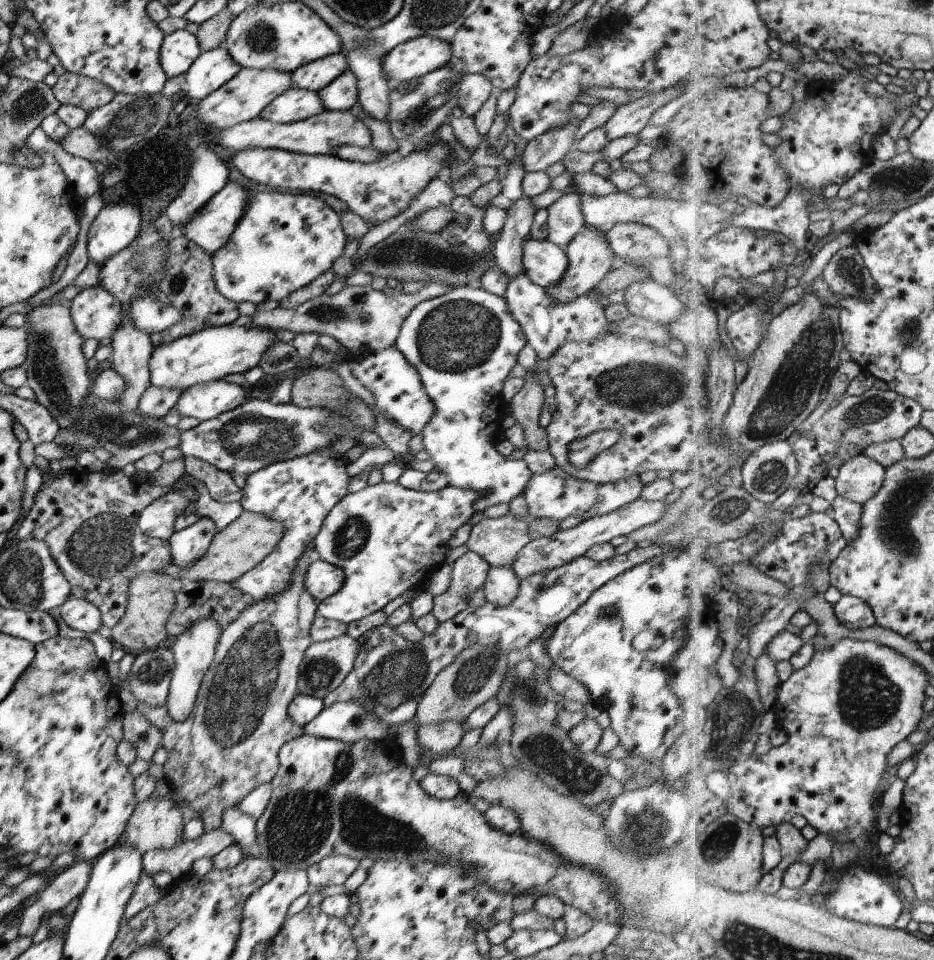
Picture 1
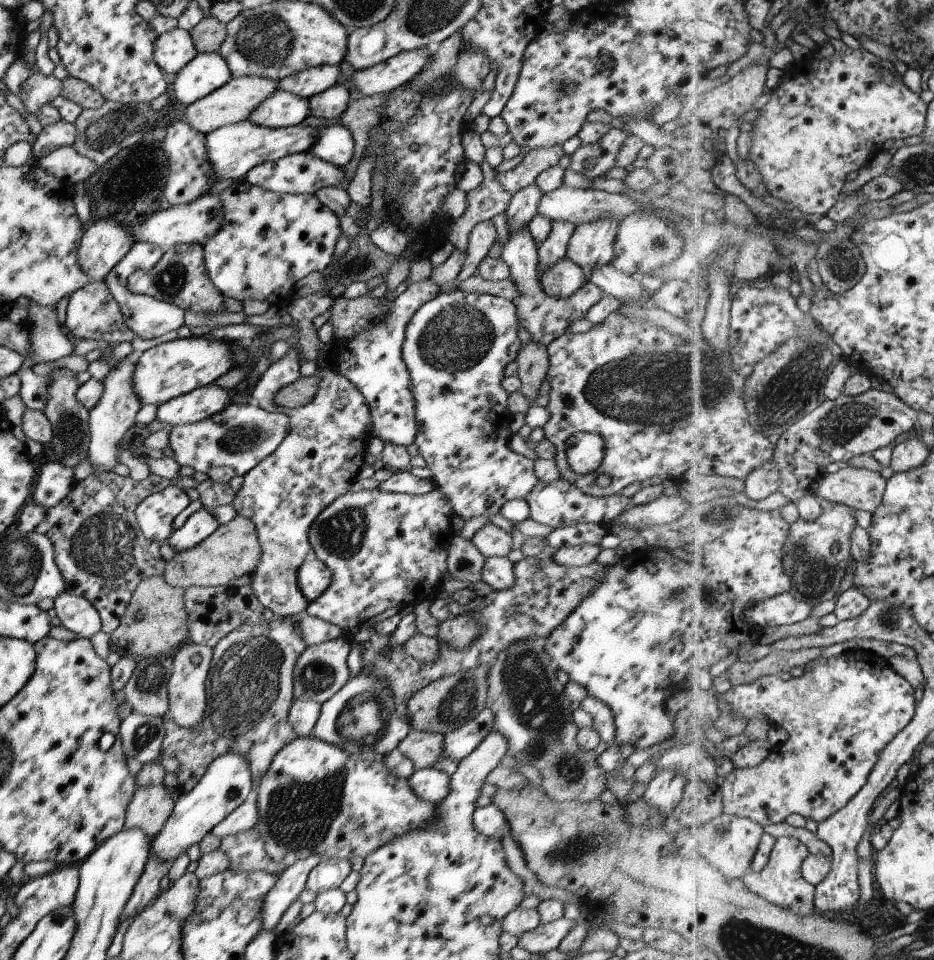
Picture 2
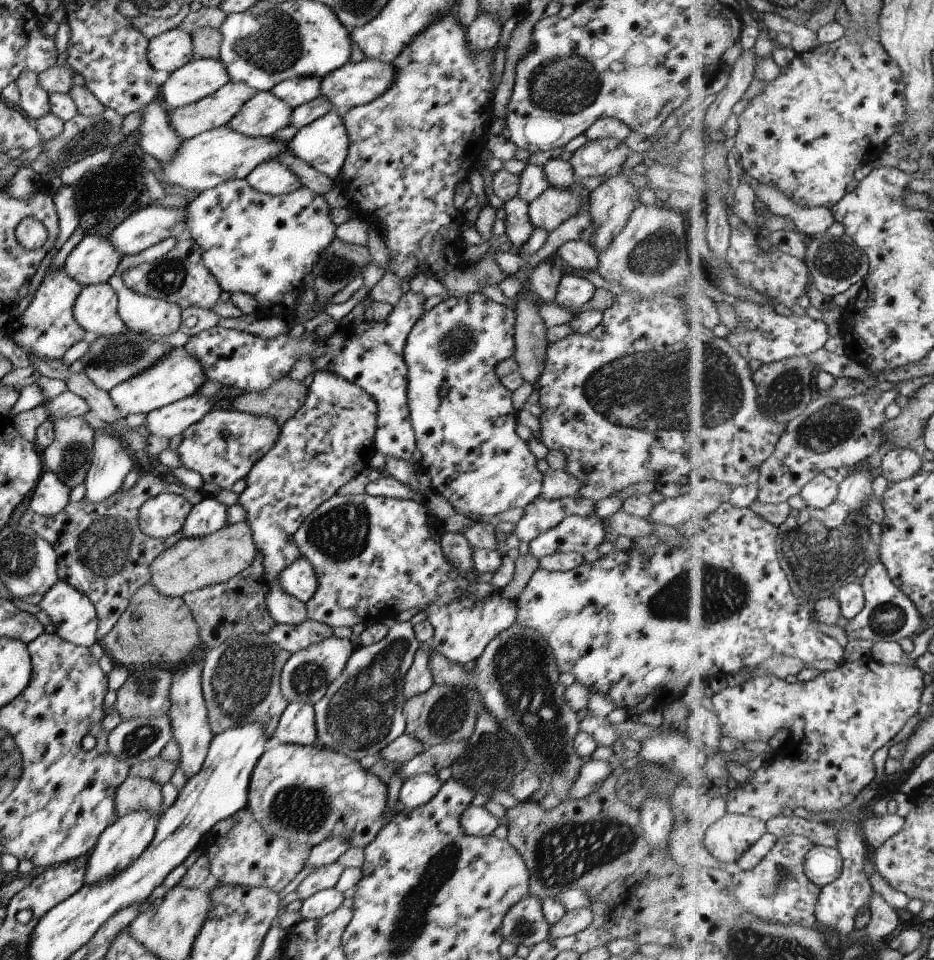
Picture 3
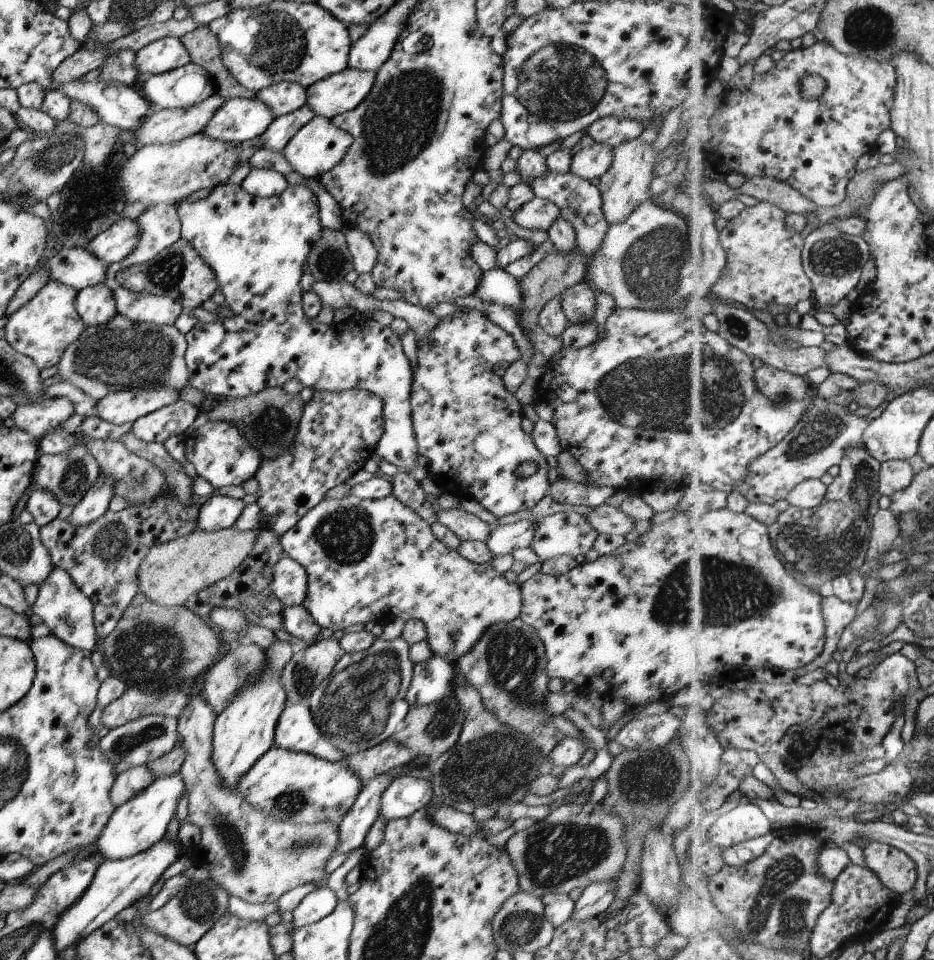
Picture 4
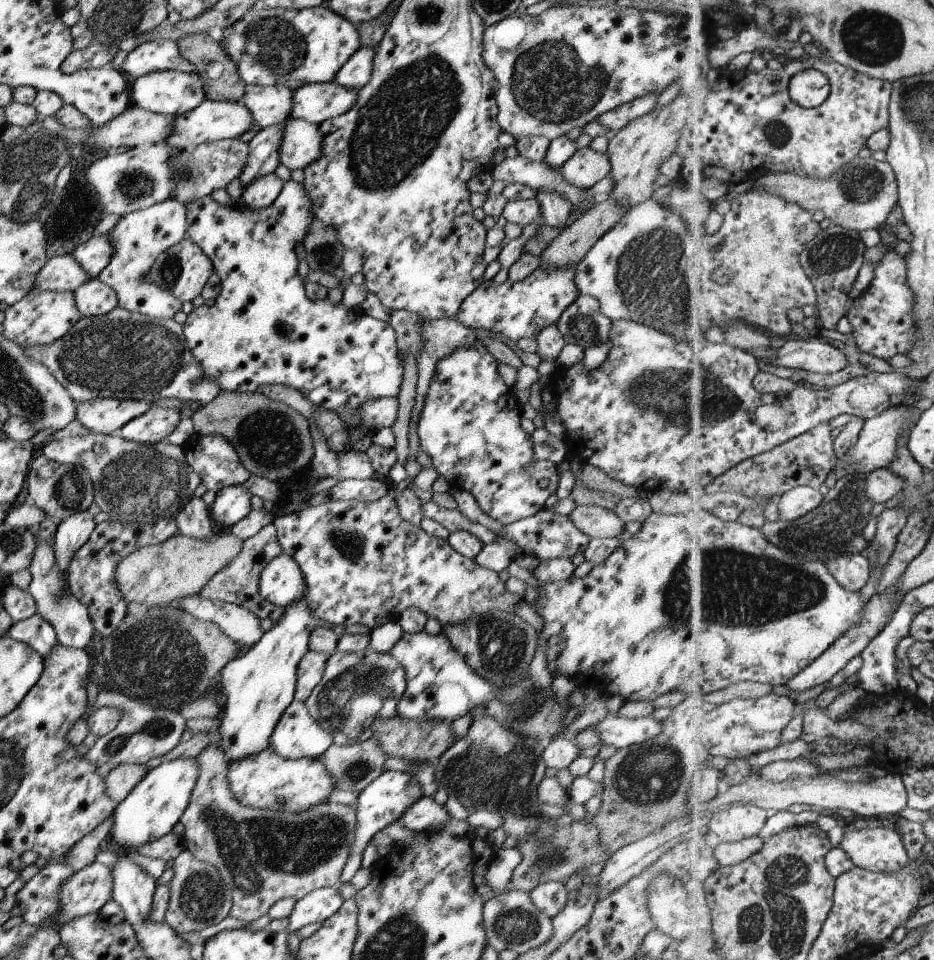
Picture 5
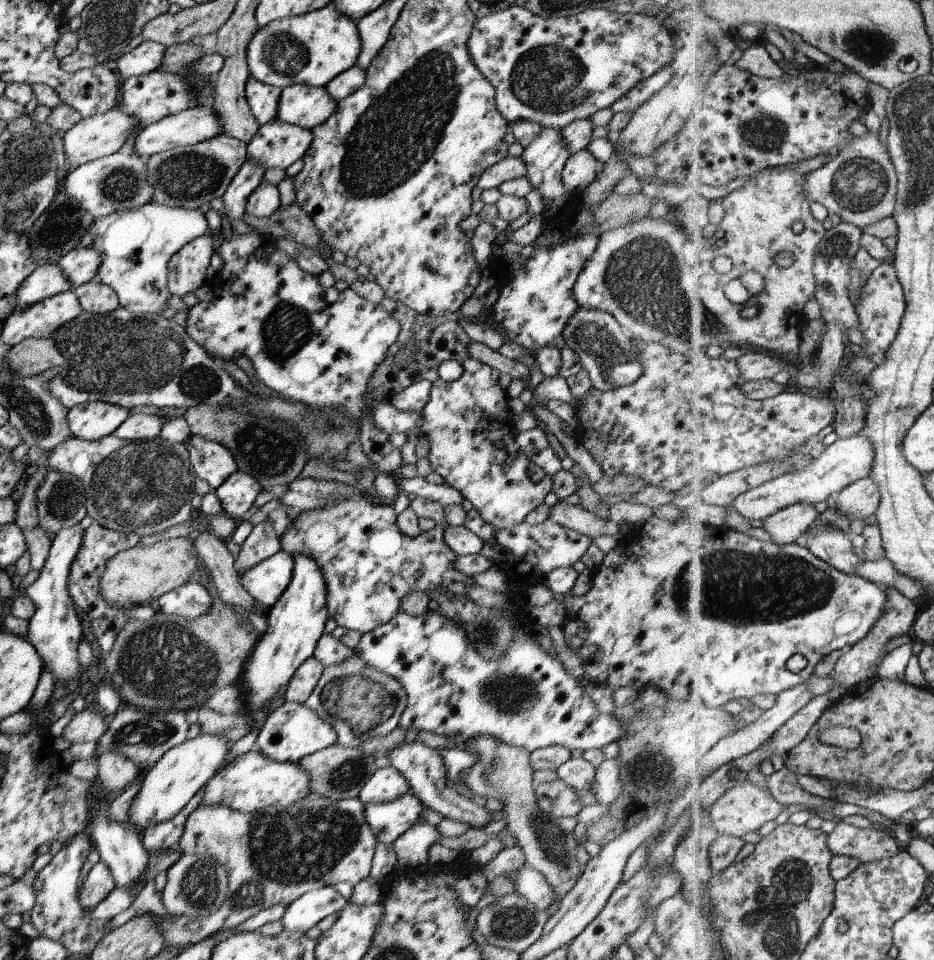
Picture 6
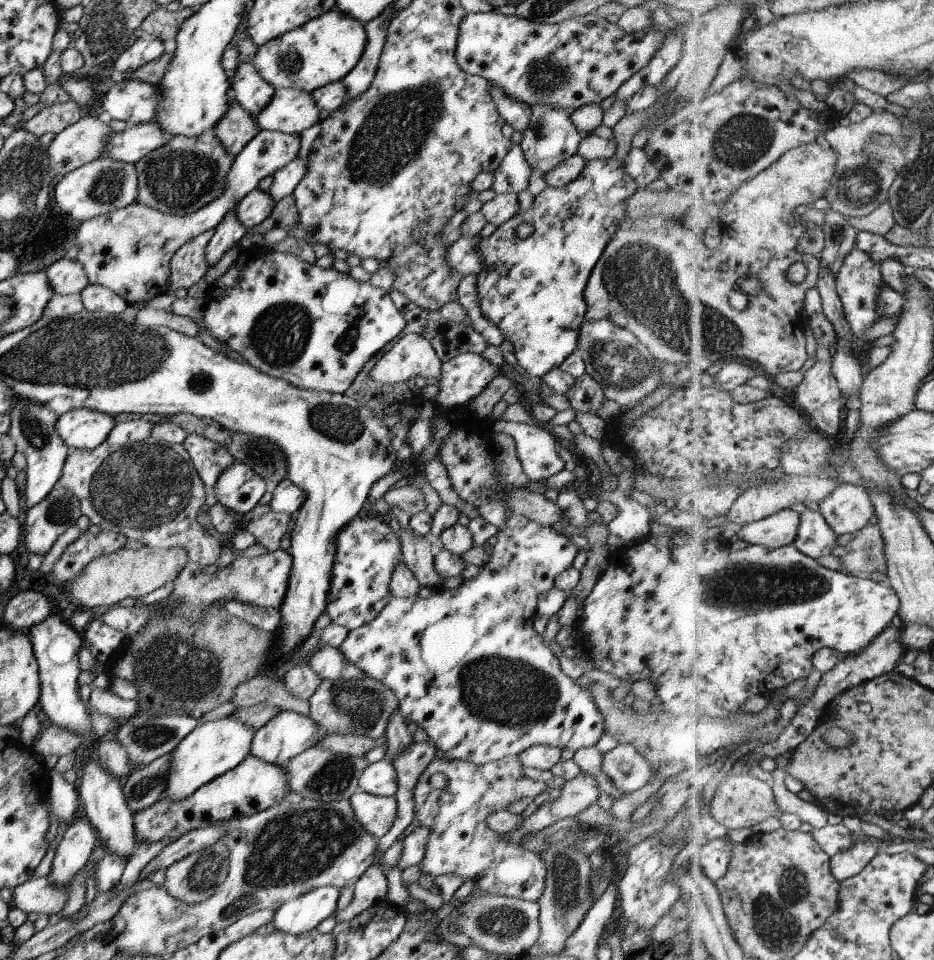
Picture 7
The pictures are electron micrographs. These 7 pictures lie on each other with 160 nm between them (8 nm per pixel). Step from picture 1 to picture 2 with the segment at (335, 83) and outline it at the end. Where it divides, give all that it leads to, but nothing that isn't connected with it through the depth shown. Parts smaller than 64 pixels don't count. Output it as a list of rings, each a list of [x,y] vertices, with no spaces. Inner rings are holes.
[[[343,82],[327,88],[324,92],[315,94],[308,99],[309,115],[324,119],[338,119],[347,108],[348,90]]]

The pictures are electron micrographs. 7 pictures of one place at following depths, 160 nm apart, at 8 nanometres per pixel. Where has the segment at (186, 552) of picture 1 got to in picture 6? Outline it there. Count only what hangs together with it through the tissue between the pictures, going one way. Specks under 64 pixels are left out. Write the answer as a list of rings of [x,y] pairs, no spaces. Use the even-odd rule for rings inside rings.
[[[236,471],[214,491],[214,494],[219,500],[223,514],[241,520],[243,513],[254,505],[260,490],[259,484],[249,474]]]

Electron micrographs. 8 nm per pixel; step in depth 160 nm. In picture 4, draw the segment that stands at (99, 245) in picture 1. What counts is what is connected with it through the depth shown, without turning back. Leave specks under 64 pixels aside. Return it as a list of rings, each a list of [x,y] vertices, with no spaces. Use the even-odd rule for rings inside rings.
[[[83,247],[62,248],[46,263],[50,280],[76,291],[103,283],[108,264]]]

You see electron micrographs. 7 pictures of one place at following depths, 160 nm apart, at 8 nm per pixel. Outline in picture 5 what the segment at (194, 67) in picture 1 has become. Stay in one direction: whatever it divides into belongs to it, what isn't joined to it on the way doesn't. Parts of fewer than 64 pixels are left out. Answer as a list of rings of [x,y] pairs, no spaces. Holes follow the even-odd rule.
[[[151,72],[133,80],[133,84],[131,84],[129,92],[130,89],[130,106],[137,107],[141,110],[147,110],[147,112],[151,112],[153,114],[161,114],[163,116],[177,117],[179,114],[184,114],[189,110],[193,110],[195,106],[201,104],[205,99],[205,96],[203,96],[201,78],[195,72]]]

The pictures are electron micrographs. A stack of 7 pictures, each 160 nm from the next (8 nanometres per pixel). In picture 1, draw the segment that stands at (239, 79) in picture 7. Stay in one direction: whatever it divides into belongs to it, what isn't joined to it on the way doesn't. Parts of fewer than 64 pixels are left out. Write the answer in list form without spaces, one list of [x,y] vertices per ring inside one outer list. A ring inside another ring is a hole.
[[[343,52],[330,54],[303,64],[290,73],[293,86],[315,91],[321,90],[346,69]]]

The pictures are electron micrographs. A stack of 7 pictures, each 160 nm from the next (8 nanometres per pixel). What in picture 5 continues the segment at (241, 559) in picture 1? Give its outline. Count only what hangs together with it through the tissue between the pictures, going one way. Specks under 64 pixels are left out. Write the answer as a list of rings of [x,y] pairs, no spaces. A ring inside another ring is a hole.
[[[228,530],[215,531],[209,540],[195,540],[177,533],[164,542],[143,546],[123,558],[115,568],[115,586],[127,605],[137,603],[165,608],[185,596],[200,593],[209,578],[239,554],[241,546],[242,541]]]

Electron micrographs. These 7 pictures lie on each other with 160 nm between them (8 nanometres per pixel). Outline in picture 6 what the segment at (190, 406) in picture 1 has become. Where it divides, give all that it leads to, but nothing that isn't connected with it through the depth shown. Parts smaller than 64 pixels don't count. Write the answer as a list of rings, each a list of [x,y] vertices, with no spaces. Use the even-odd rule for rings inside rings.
[[[131,414],[112,433],[119,440],[147,441],[157,439],[164,420],[153,414]]]

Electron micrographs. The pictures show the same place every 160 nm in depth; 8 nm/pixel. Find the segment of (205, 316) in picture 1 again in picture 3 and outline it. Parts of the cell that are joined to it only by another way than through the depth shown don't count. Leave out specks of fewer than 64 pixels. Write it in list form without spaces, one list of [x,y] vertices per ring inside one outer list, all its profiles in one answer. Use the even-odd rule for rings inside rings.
[[[189,238],[177,240],[175,246],[161,258],[146,262],[121,273],[122,283],[133,292],[176,304],[180,309],[199,307],[210,309],[221,289],[211,273],[203,266],[200,248]]]

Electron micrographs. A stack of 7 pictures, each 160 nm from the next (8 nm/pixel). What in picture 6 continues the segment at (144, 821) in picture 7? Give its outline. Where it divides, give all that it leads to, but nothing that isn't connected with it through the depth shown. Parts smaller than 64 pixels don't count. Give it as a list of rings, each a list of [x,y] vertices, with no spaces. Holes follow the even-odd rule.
[[[254,748],[236,756],[205,784],[198,806],[227,806],[229,810],[253,813],[273,805],[285,808],[309,794],[309,778],[297,763],[273,762]]]

